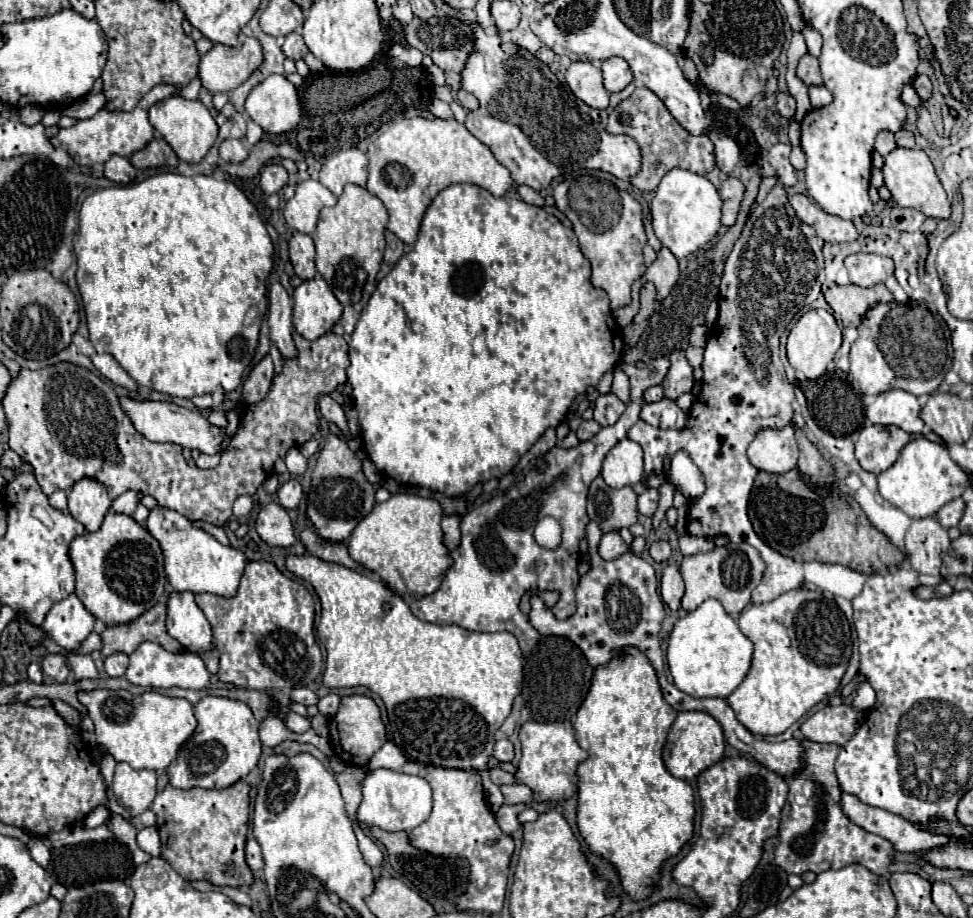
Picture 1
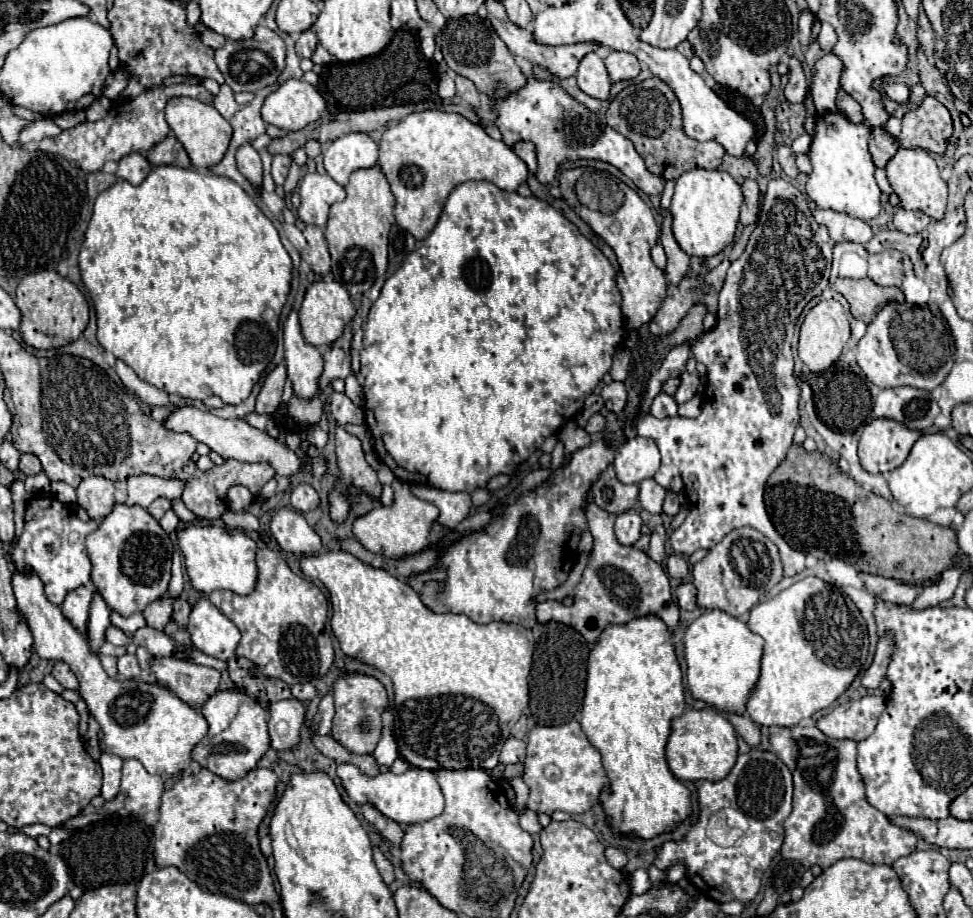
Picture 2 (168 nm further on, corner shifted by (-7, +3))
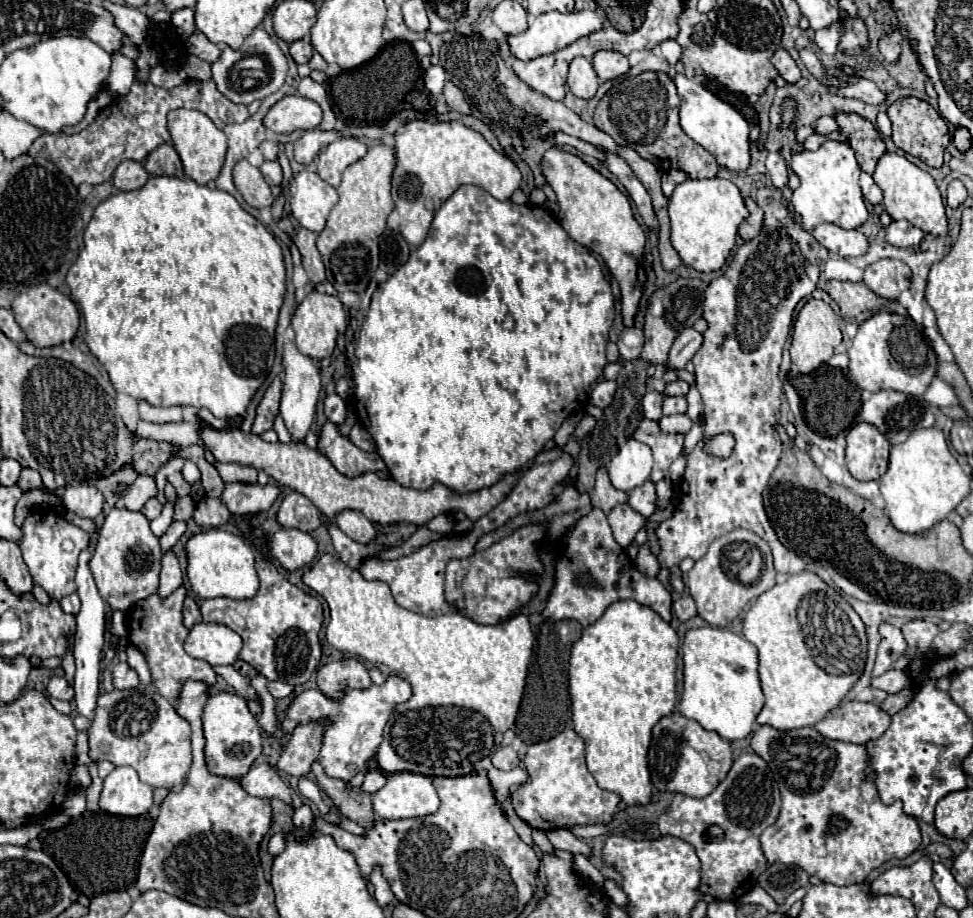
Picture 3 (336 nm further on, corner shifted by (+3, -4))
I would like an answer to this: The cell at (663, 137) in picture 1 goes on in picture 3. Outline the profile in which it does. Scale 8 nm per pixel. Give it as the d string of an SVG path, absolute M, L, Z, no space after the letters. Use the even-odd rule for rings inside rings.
M645 71L637 77L613 83L607 95L599 101L593 123L599 131L613 137L621 147L635 149L643 159L653 161L657 167L675 167L691 179L707 179L717 175L717 161L711 153L695 145L679 127L679 95L667 73Z

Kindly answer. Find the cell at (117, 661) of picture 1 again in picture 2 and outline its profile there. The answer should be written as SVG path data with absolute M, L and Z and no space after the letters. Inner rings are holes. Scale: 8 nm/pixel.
M125 654L119 658L117 662L117 668L119 668L119 676L123 680L131 680L131 678L139 678L141 674L141 668L137 664L137 658L133 654Z

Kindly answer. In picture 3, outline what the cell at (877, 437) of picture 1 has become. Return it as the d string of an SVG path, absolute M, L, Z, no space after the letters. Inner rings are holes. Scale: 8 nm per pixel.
M857 423L847 435L847 467L859 481L879 481L889 467L889 439L869 423Z

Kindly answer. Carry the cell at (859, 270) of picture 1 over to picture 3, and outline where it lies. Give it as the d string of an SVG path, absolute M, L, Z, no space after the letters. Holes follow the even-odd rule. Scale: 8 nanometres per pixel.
M881 259L865 269L863 283L885 299L897 299L911 285L911 269L899 259Z

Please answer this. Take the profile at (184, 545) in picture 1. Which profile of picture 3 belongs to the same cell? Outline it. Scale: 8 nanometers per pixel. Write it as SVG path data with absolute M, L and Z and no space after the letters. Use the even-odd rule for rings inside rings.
M209 529L193 535L185 545L185 553L187 553L187 577L191 589L201 599L211 599L211 597L249 599L257 593L259 579L253 565L255 557L251 547L241 537L221 529Z

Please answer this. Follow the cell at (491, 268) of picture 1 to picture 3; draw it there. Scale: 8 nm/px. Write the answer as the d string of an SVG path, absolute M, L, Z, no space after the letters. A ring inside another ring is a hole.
M461 185L435 213L425 243L411 251L409 261L375 289L355 349L353 377L359 423L373 437L377 453L385 461L391 479L417 491L429 491L435 483L441 483L453 493L467 495L485 487L493 487L505 475L529 465L543 445L553 439L561 423L573 411L587 405L589 391L583 389L589 389L601 377L603 367L607 365L605 345L609 341L609 329L615 317L613 303L611 285L597 257L573 241L545 209L499 201L481 187Z

